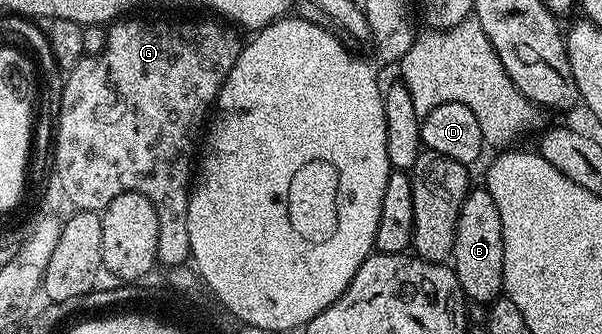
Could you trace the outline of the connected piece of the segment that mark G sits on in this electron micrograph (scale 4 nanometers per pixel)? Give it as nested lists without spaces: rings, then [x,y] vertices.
[[[120,19],[115,23],[107,26],[107,41],[105,43],[104,50],[100,54],[90,54],[84,56],[77,65],[72,69],[67,70],[66,76],[62,81],[62,88],[60,93],[60,122],[56,125],[56,153],[54,152],[54,160],[60,165],[60,182],[58,183],[58,189],[61,189],[68,197],[101,197],[101,199],[107,199],[109,197],[117,197],[123,193],[141,193],[146,195],[150,199],[150,203],[154,203],[154,211],[158,211],[158,255],[156,256],[157,262],[164,267],[175,267],[185,264],[192,256],[192,248],[190,247],[190,223],[188,222],[188,199],[190,196],[190,190],[194,184],[194,153],[192,157],[192,144],[196,141],[196,136],[201,133],[206,125],[206,118],[209,116],[210,110],[215,106],[216,97],[220,93],[220,88],[223,87],[224,81],[230,75],[230,71],[234,67],[234,63],[238,59],[240,50],[242,48],[242,40],[235,33],[235,28],[229,27],[227,24],[219,25],[216,21],[128,21],[132,19]]]

